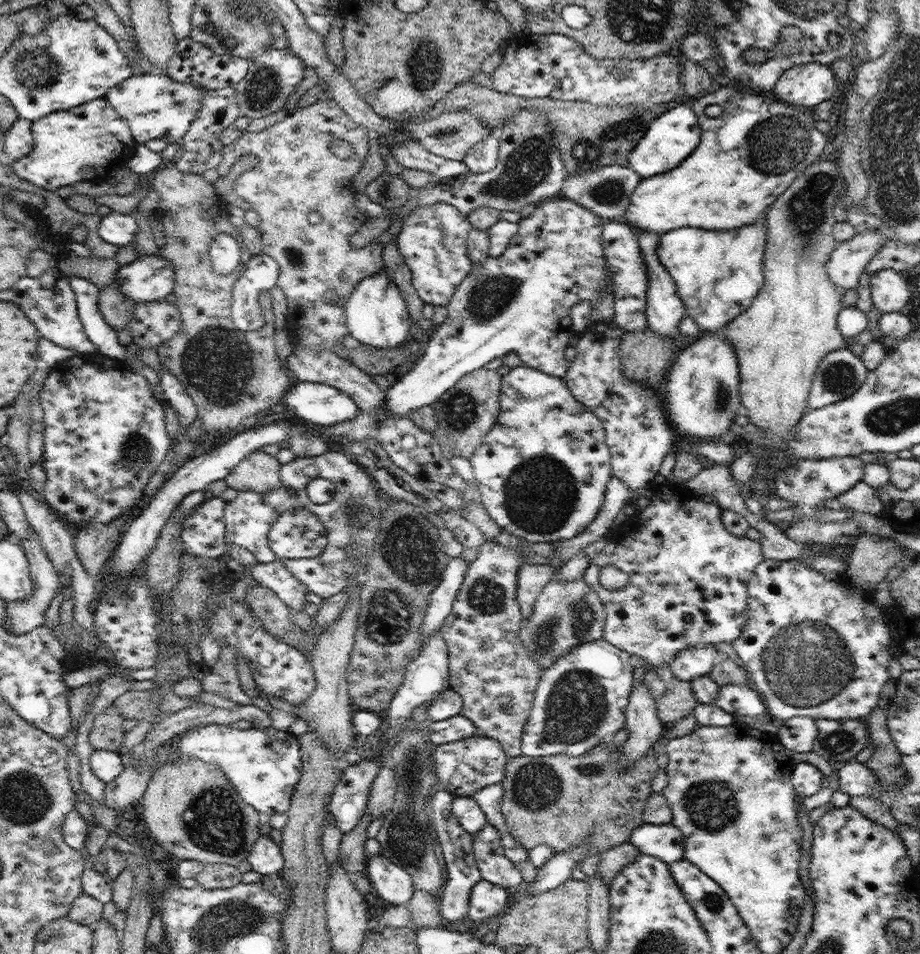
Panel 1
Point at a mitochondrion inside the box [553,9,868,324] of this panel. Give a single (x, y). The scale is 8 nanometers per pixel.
(777, 145)

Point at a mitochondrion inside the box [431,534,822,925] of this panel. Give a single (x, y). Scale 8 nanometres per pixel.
(576, 706)

